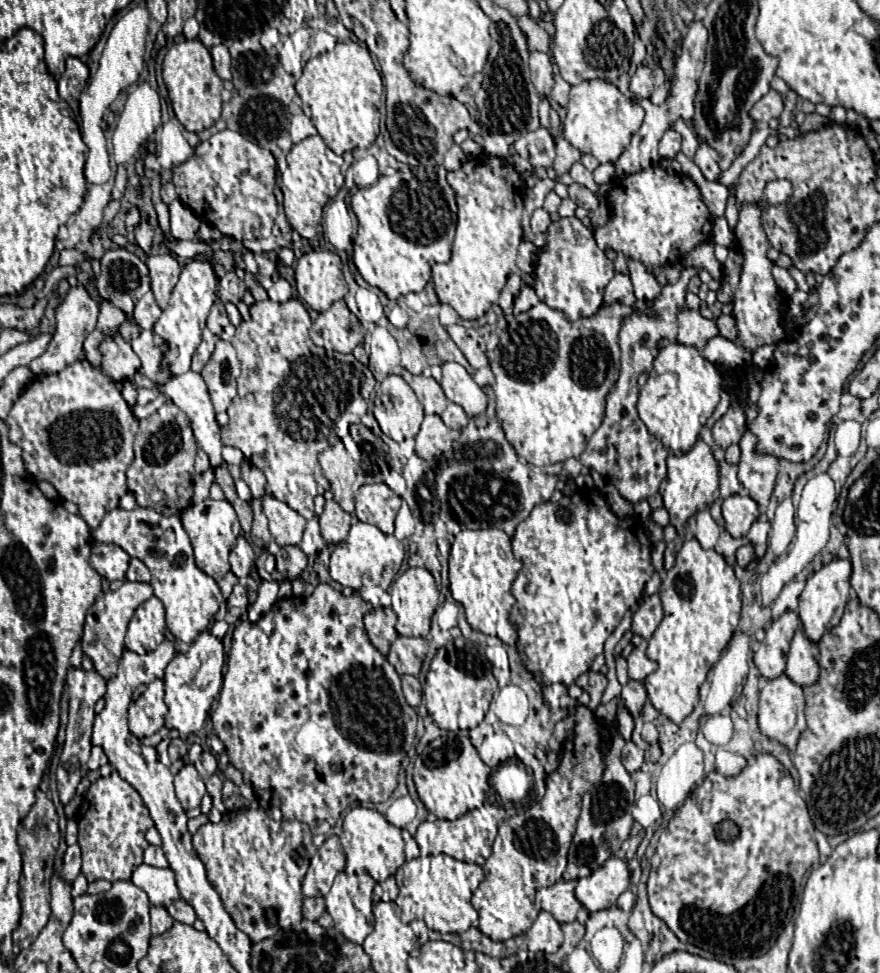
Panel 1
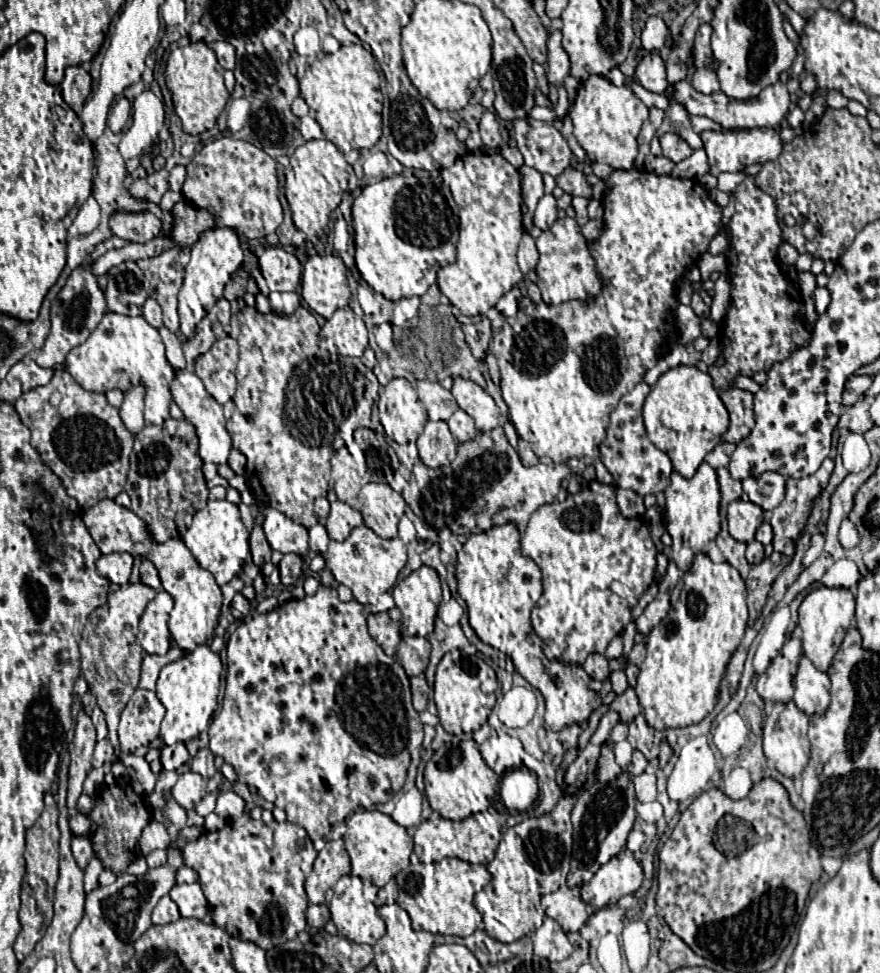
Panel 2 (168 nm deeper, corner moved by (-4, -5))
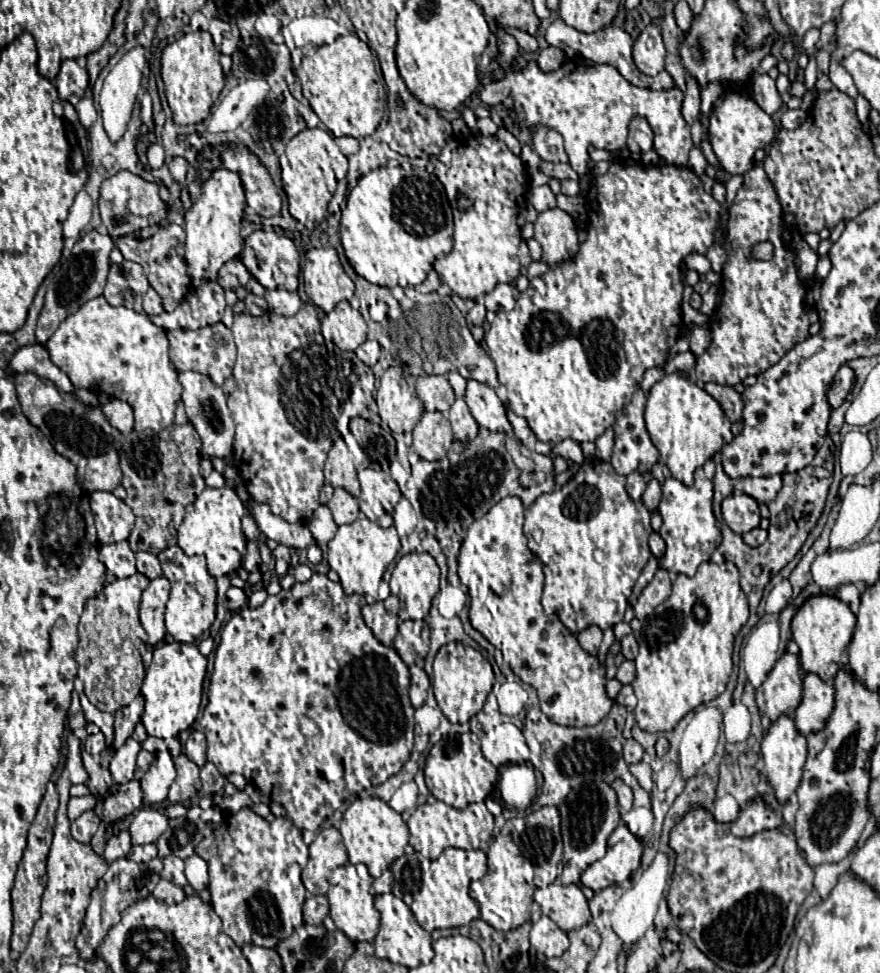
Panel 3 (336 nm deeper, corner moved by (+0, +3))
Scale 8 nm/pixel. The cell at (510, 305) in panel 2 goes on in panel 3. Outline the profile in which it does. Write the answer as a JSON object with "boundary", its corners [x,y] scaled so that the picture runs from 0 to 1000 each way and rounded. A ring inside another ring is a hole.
{"boundary":[[[566,292],[551,304],[551,316],[553,320],[580,320],[585,316],[590,302],[583,292]]]}

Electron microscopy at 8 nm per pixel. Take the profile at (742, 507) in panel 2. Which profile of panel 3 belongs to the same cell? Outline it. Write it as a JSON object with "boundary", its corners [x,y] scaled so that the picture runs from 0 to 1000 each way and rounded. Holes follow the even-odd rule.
{"boundary":[[[834,507],[820,515],[820,531],[834,548],[843,550],[861,542],[864,523],[861,523],[861,517],[852,509]]]}

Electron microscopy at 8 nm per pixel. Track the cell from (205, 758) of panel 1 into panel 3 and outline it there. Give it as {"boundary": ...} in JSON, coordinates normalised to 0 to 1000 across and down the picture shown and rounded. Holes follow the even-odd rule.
{"boundary":[[[220,751],[209,765],[209,774],[215,780],[218,780],[225,788],[232,787],[235,782],[234,770],[234,756],[228,751]]]}

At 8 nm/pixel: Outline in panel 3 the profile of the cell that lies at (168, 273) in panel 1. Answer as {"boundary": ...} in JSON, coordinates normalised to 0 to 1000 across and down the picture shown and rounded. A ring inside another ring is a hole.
{"boundary":[[[198,229],[184,231],[180,235],[180,239],[166,248],[157,248],[150,244],[134,244],[132,246],[134,256],[141,262],[141,266],[161,272],[164,283],[170,289],[170,295],[184,305],[184,316],[191,322],[195,322],[205,313],[209,303],[216,299],[216,289],[214,289],[211,272],[209,272],[209,246],[211,246],[209,235]]]}

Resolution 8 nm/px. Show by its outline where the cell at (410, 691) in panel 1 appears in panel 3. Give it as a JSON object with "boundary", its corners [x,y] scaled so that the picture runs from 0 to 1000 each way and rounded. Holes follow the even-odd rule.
{"boundary":[[[468,683],[466,686],[466,720],[470,727],[480,727],[482,720],[484,720],[484,712],[486,712],[486,706],[489,706],[489,698],[486,694],[482,692],[482,688]]]}

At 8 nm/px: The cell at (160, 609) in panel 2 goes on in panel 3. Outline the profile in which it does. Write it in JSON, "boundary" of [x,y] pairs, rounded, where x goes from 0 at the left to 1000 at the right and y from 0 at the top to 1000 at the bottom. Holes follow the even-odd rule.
{"boundary":[[[186,593],[170,597],[168,605],[161,609],[159,638],[161,638],[164,649],[168,653],[166,663],[177,663],[189,653],[186,624],[189,624],[189,618],[191,618],[191,609],[193,609],[193,599]]]}

